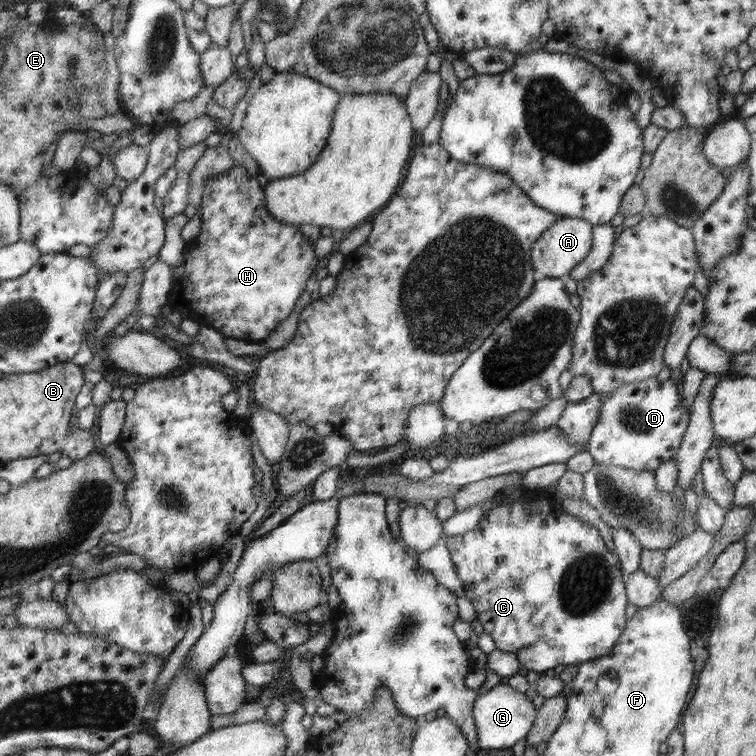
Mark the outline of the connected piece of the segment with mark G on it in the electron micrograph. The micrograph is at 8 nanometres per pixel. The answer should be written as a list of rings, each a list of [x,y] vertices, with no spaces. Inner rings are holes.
[[[498,683],[484,693],[476,696],[476,702],[472,703],[472,716],[476,727],[476,738],[480,748],[498,750],[498,748],[510,748],[530,734],[535,726],[536,711],[538,709],[532,703],[532,694],[518,692],[508,683]]]

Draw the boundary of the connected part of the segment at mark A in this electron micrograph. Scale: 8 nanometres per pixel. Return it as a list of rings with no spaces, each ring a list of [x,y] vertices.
[[[558,217],[556,223],[532,243],[532,268],[536,270],[538,280],[546,277],[560,278],[571,274],[571,271],[590,254],[590,246],[594,246],[594,242],[590,240],[594,240],[593,224],[581,218]]]

